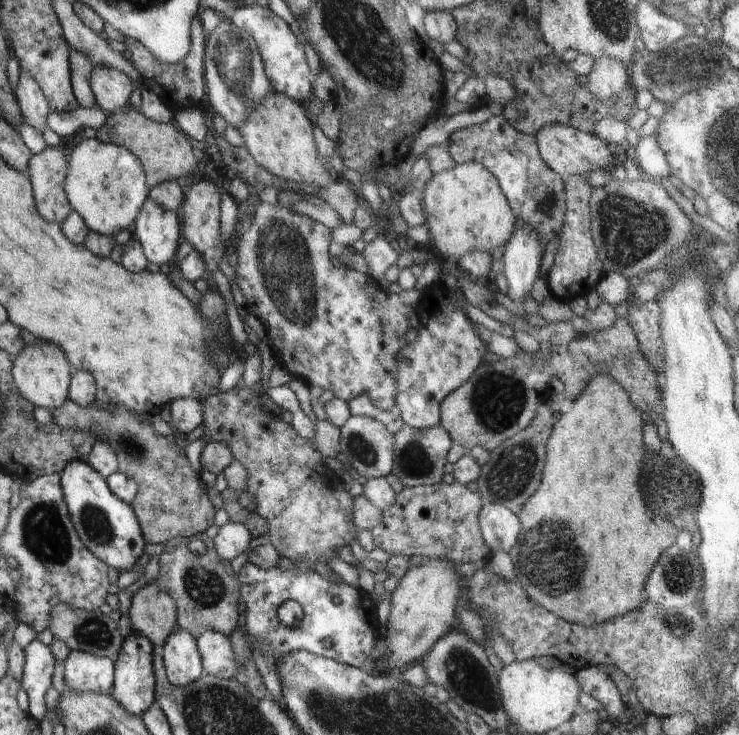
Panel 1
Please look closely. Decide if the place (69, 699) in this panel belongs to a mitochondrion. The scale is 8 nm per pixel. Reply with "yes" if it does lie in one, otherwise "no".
no

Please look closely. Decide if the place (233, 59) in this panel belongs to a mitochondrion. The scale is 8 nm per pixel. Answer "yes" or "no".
yes

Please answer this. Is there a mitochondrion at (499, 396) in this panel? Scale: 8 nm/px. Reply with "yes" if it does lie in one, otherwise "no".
yes

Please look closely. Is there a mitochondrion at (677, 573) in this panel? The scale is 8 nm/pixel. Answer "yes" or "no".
yes

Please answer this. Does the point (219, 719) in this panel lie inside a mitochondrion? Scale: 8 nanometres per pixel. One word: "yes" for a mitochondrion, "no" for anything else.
yes

